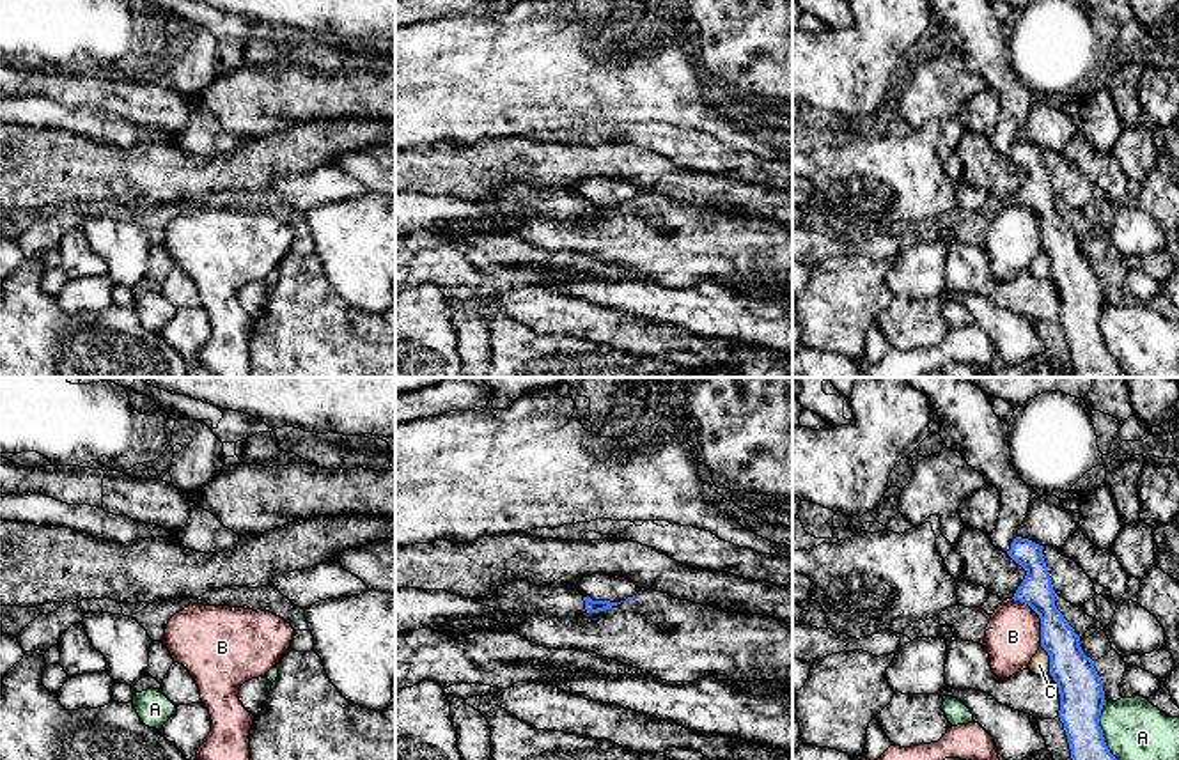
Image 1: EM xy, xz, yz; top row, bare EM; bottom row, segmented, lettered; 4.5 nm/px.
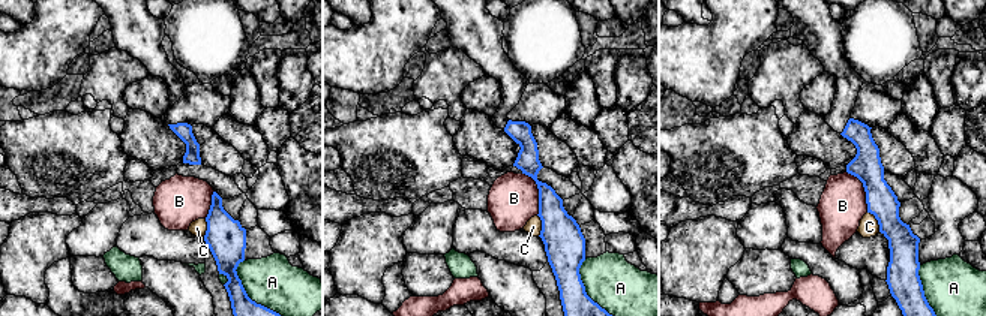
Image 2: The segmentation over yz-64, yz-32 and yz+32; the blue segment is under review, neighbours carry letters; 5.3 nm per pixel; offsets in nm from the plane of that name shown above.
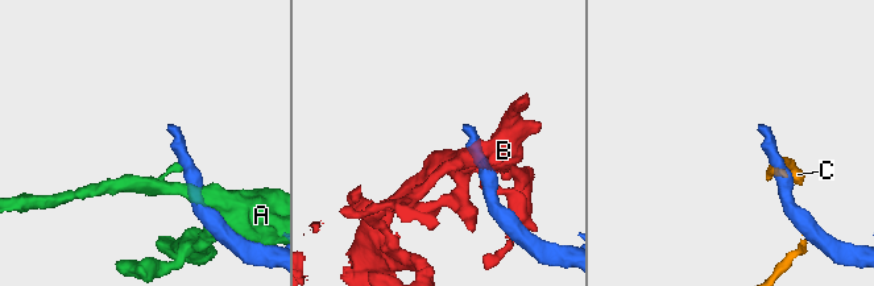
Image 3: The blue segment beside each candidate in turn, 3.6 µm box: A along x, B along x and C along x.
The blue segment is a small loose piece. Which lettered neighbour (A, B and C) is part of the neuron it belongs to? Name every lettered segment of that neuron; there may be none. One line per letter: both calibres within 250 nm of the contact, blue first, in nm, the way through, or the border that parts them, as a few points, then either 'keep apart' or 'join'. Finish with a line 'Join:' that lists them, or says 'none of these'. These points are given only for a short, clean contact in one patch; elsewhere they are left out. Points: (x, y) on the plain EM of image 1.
A: calibres 200 and 300 nm; keep apart
B: calibres 170 and 260 nm; border yz (1013, 201), (1025, 206), (1038, 218), (1039, 247), (1043, 250); keep apart
C: calibres 200 and 90 nm; border yz (1043, 250), (1048, 259), (1050, 277); keep apart
Join: none of these

